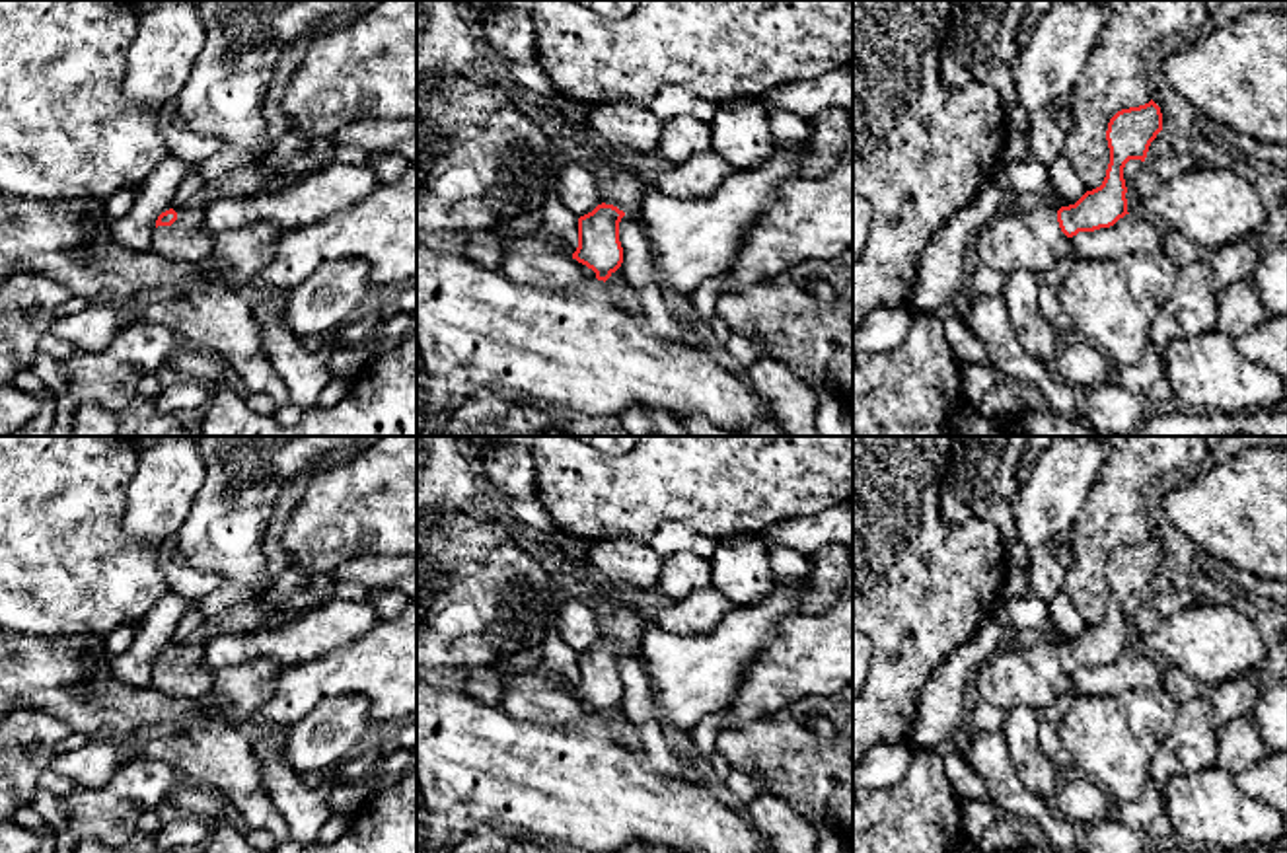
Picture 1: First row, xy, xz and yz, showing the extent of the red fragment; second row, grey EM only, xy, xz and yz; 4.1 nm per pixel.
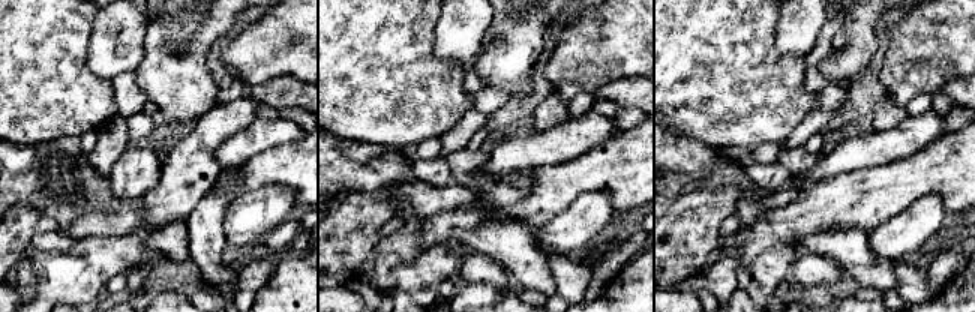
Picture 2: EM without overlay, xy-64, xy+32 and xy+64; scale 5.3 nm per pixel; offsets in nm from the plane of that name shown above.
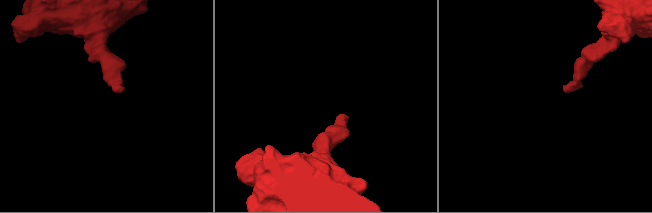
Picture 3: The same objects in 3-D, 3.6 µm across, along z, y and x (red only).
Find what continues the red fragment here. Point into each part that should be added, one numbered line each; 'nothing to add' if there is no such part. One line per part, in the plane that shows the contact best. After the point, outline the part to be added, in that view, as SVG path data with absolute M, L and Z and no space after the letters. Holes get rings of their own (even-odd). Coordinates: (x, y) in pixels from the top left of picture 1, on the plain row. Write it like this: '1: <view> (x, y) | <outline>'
1: xy (185, 676) | M175 645L177 656L171 662L154 664L152 687L177 699L201 699L212 684L204 666L204 649L199 645Z

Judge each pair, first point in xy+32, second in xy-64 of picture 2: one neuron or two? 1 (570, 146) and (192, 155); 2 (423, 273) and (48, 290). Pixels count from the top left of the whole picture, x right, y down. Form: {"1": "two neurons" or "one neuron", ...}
{"1": "two neurons", "2": "one neuron"}

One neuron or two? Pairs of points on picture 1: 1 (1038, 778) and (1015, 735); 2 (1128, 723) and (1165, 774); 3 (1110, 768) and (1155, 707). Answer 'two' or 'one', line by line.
1: one
2: two
3: one

